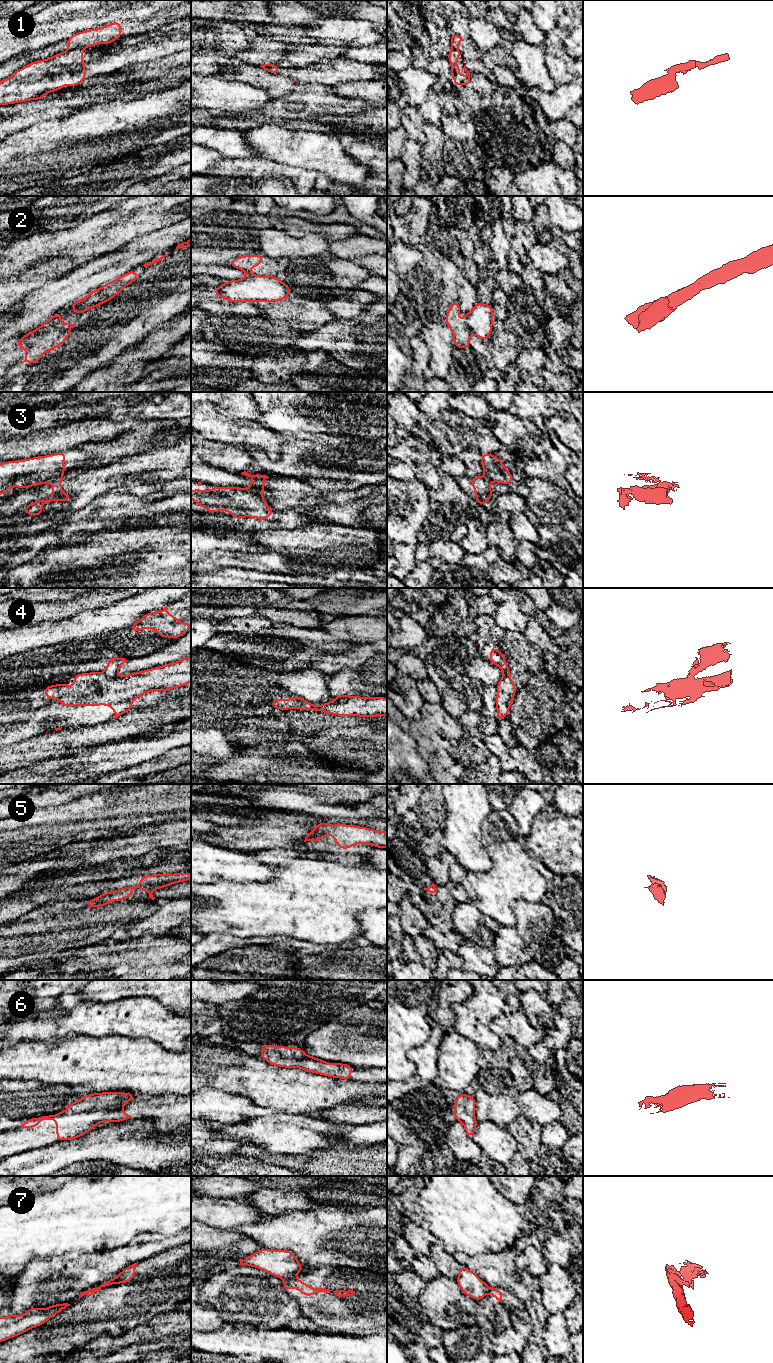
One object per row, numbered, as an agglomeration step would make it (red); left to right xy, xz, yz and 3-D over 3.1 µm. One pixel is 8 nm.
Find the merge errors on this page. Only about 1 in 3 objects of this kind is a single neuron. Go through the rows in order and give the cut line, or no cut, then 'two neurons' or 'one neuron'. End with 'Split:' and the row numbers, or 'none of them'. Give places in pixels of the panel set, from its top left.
1: cut in xy along (82, 47), (67, 51); two neurons
2: cut in yz along (465, 315), (467, 327), (471, 331); two neurons
3: cut in xy along (61, 475), (49, 482); two neurons
4: cut in xy along (103, 672), (108, 676), (116, 675); two neurons
5: no cut; one neuron
6: no cut; one neuron
7: cut in xz along (293, 1277), (285, 1277), (283, 1279); two neurons
Split: 1, 2, 3, 4, 7

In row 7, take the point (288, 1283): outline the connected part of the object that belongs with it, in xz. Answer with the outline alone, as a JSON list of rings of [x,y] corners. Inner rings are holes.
[[[285,1278],[283,1279],[283,1288],[285,1290],[292,1290],[294,1288],[297,1288],[303,1296],[311,1296],[311,1295],[317,1295],[319,1292],[330,1292],[331,1290],[328,1290],[326,1288],[313,1288],[308,1286],[306,1283],[304,1283],[301,1280],[295,1279],[295,1278]]]

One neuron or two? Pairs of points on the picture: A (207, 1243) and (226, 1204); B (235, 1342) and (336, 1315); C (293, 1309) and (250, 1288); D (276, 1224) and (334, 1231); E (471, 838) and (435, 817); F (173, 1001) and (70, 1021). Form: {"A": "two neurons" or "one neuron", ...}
{"A": "two neurons", "B": "two neurons", "C": "one neuron", "D": "one neuron", "E": "two neurons", "F": "two neurons"}

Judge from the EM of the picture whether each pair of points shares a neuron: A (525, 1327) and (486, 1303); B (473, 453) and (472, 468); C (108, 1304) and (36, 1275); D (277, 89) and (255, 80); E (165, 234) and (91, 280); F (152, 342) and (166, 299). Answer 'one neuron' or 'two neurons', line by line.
A: one neuron
B: one neuron
C: two neurons
D: one neuron
E: one neuron
F: two neurons

